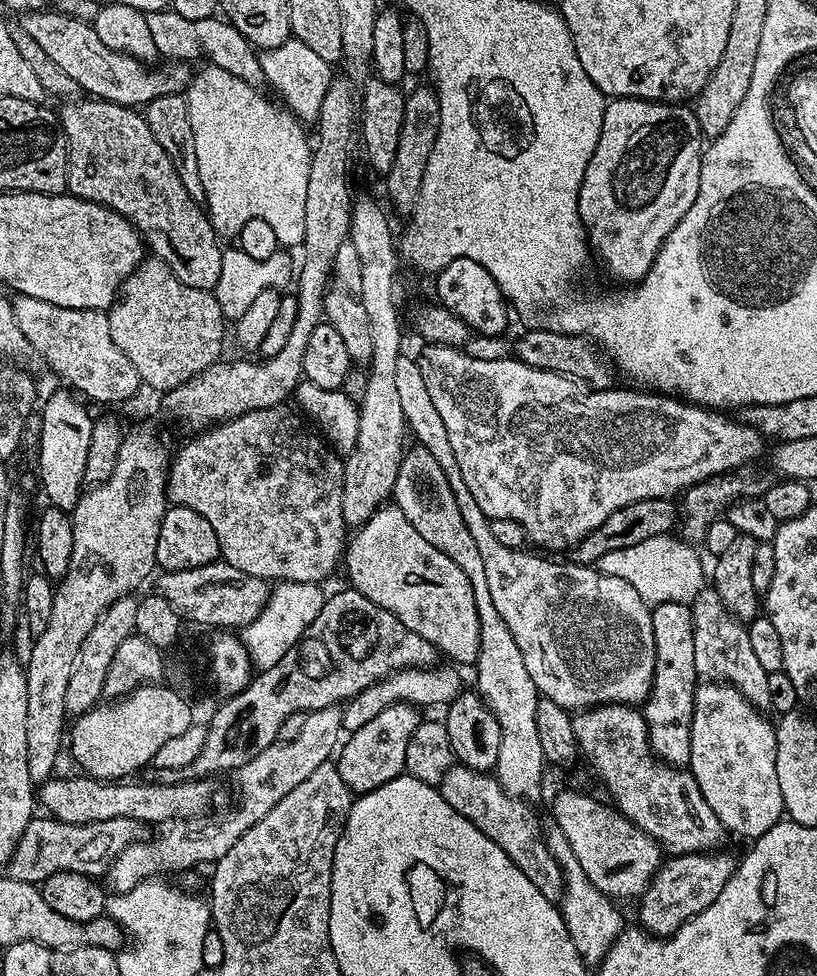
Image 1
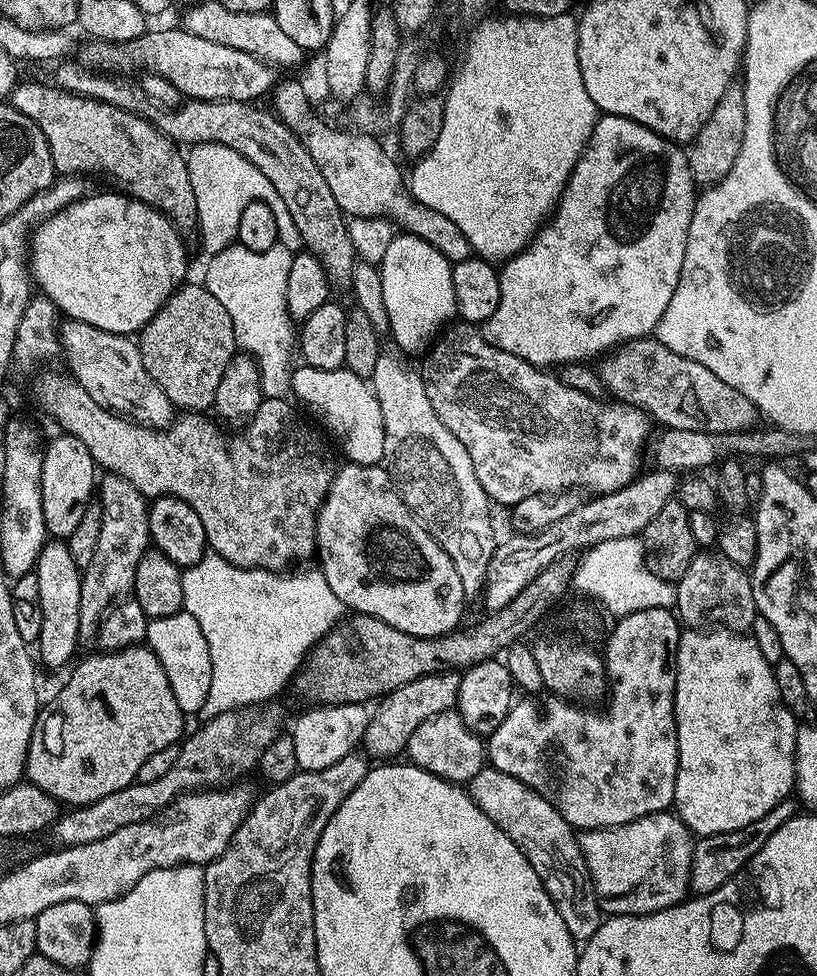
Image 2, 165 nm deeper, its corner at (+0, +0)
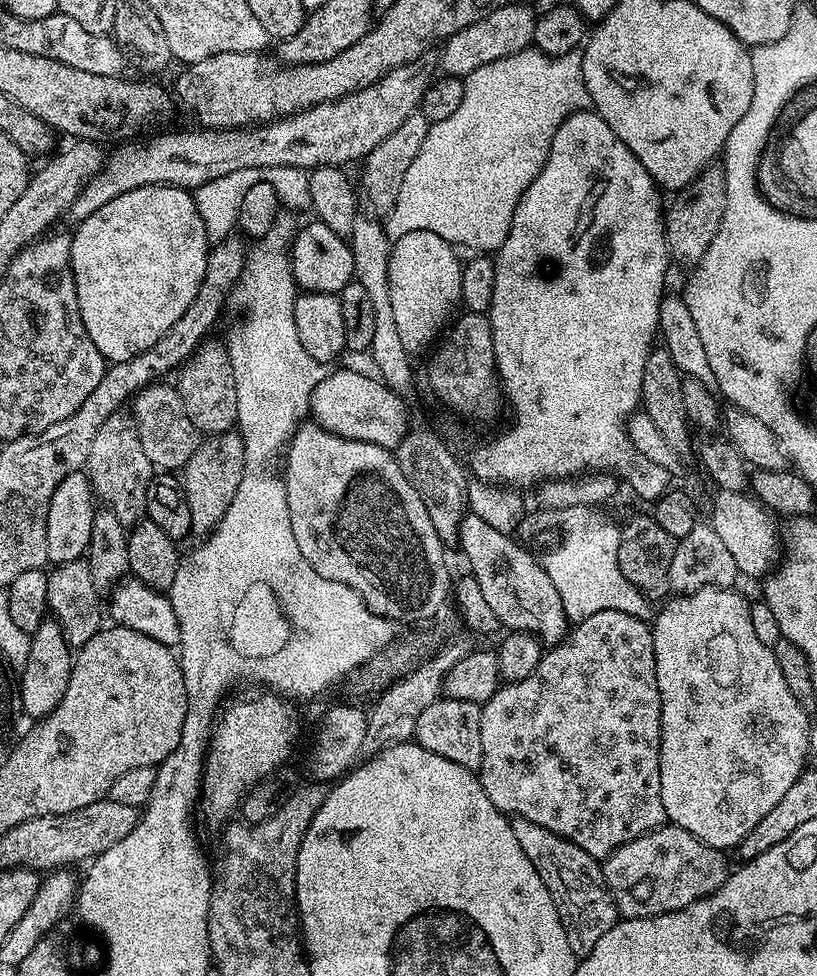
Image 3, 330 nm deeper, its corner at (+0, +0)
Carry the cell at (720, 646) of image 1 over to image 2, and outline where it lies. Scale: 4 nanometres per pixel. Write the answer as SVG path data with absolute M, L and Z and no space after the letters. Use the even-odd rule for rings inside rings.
M700 550L686 566L686 574L675 581L675 613L688 626L731 626L736 630L751 629L757 610L749 573L738 567L719 550Z

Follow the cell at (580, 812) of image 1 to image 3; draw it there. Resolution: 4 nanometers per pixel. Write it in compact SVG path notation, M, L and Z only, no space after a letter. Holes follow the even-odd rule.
M665 822L653 832L619 844L603 861L604 881L621 917L661 916L717 892L730 875L724 856L721 849L706 846L677 824Z

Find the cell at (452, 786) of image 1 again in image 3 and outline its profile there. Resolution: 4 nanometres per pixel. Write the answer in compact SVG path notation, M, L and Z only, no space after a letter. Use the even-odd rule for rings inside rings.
M513 819L512 829L514 838L518 838L518 846L522 846L526 858L534 862L534 870L538 870L542 882L546 882L546 890L550 890L550 898L554 898L554 906L566 930L570 950L577 958L588 956L598 943L598 938L614 927L618 919L616 904L612 900L608 883L604 881L601 861L586 854L582 846L574 846L574 842L564 836L554 834L529 820Z

